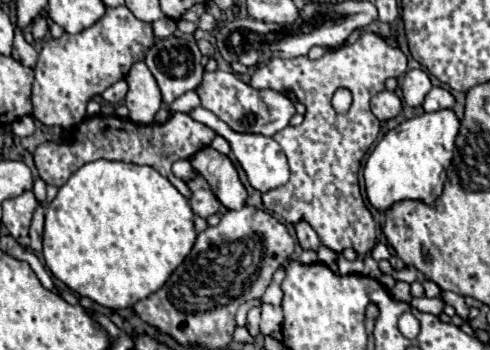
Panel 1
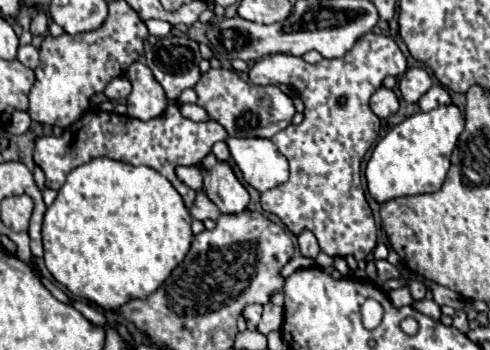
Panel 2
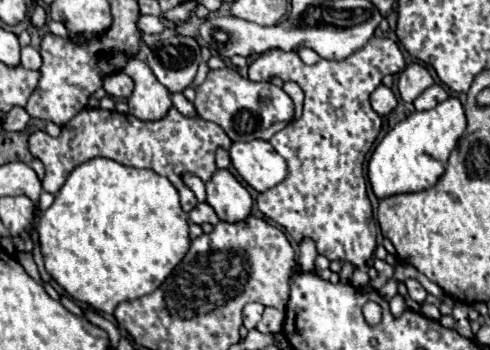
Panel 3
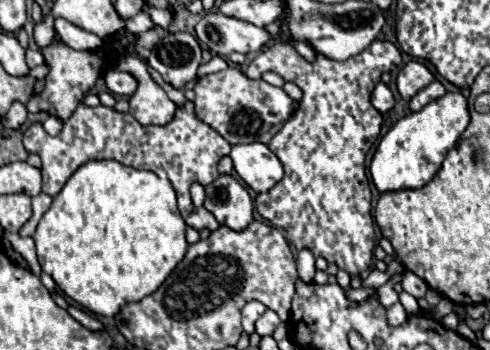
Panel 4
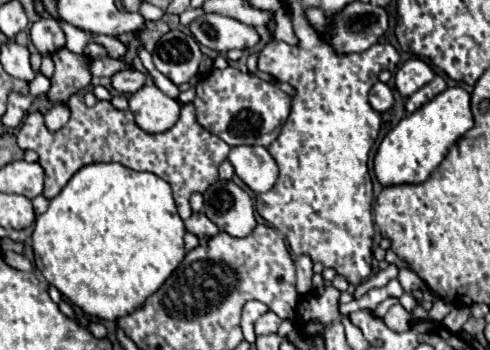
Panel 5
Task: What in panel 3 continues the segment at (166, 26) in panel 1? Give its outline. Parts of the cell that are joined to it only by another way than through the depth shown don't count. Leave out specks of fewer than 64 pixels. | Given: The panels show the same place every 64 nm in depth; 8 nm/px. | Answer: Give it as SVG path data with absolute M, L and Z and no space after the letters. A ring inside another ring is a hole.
M140 16L138 20L138 28L144 32L144 34L160 34L166 30L166 26L160 22L160 18L156 16Z

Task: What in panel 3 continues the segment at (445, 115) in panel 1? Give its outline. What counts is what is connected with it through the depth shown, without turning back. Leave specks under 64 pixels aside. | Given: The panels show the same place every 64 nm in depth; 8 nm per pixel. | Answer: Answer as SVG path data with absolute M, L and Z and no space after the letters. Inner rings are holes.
M448 98L432 110L414 112L406 116L382 138L368 162L368 180L372 192L378 196L378 200L382 200L394 194L432 188L446 172L448 156L454 150L458 138L464 134L464 130L466 116L458 98Z

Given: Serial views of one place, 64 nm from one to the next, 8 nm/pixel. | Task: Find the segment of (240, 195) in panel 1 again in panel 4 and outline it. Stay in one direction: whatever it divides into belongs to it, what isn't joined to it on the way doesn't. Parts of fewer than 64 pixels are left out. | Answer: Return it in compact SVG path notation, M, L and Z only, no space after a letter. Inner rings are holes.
M220 174L206 186L204 208L210 210L220 224L232 230L244 230L252 222L254 204L240 182L236 182L230 174Z

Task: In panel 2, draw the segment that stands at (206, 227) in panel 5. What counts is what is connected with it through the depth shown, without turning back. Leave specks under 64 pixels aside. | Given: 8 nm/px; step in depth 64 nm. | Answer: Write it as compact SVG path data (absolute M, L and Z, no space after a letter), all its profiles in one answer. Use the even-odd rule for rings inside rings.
M198 190L198 192L196 192L196 200L194 200L192 208L190 208L190 214L192 214L196 220L206 220L206 218L218 220L220 210L216 208L216 204L212 204L212 200L208 200L208 196L206 196L204 190Z

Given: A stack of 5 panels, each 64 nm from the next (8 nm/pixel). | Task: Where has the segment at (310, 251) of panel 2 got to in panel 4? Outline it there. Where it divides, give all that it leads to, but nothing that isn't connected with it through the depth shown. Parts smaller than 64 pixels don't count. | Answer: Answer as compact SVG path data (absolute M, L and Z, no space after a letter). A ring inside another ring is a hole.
M304 248L304 250L298 252L296 264L298 264L298 274L300 274L300 278L302 278L304 282L310 282L310 280L314 278L316 268L314 268L314 256L312 256L312 252L308 252L308 248Z

